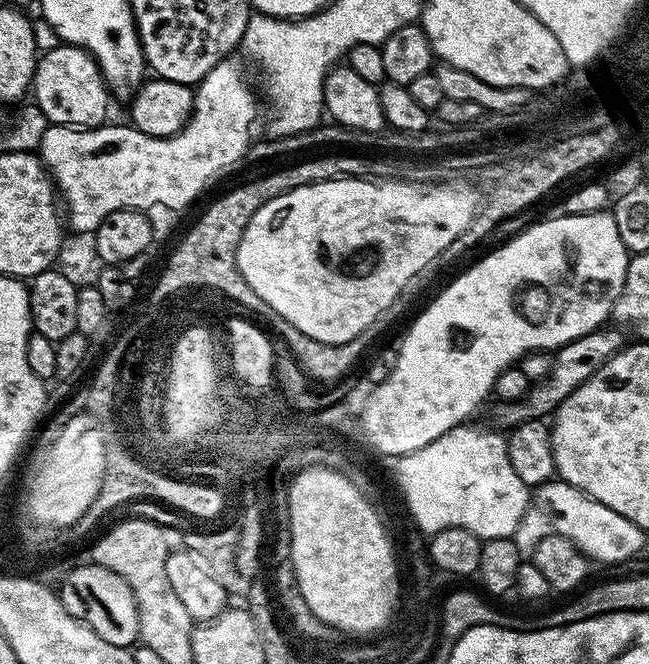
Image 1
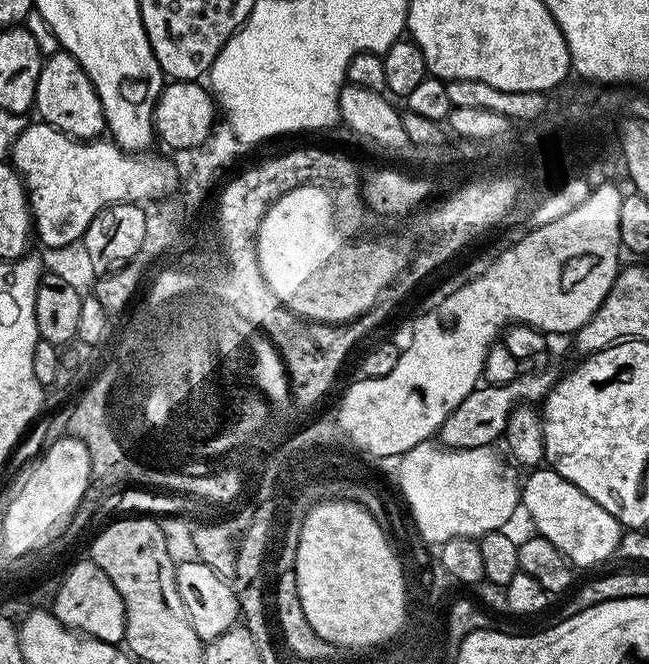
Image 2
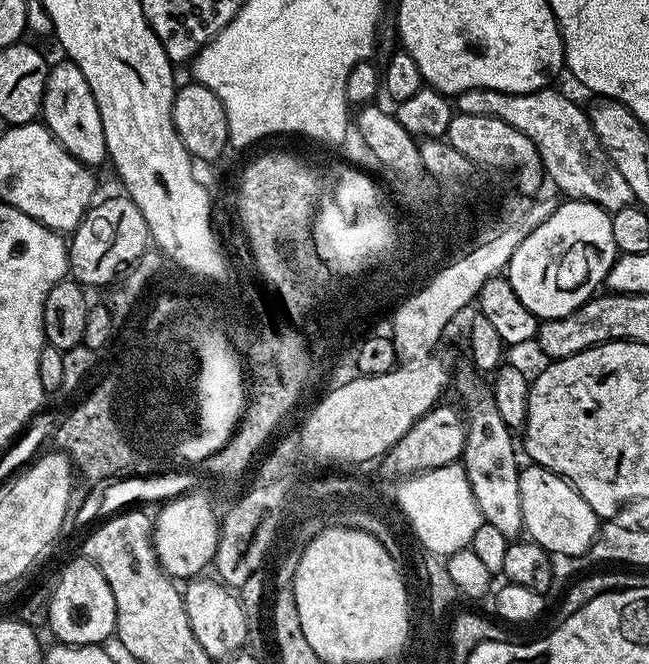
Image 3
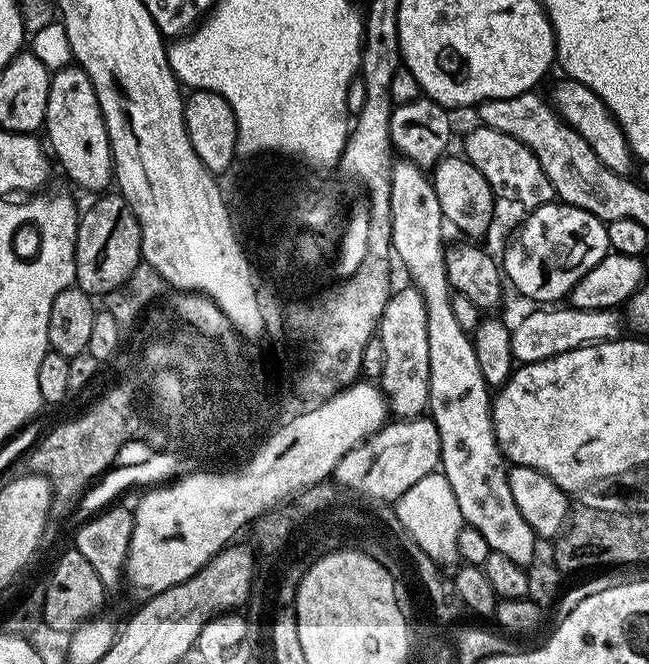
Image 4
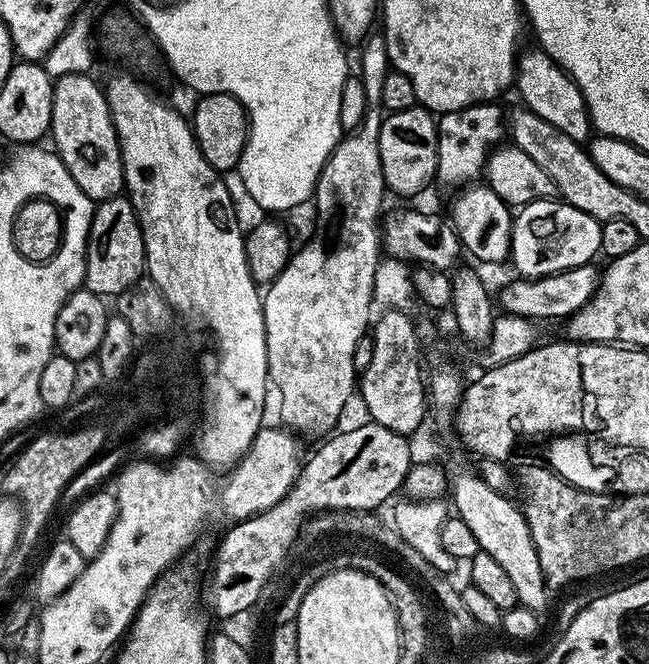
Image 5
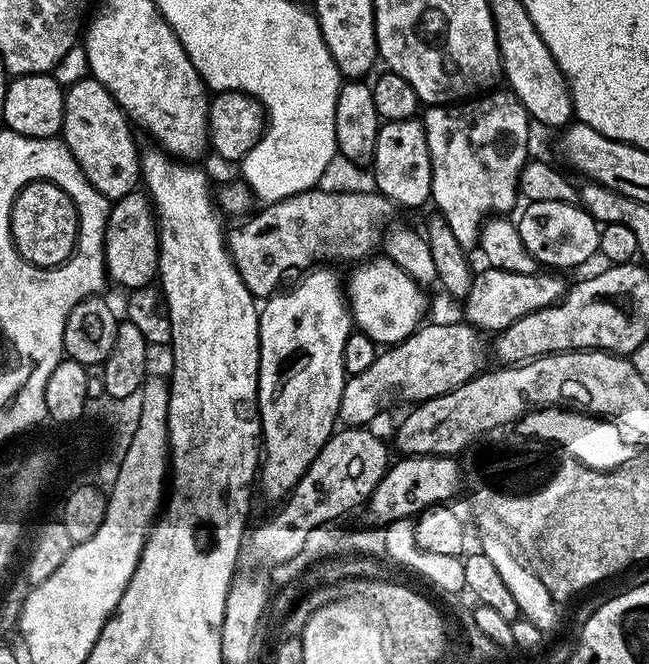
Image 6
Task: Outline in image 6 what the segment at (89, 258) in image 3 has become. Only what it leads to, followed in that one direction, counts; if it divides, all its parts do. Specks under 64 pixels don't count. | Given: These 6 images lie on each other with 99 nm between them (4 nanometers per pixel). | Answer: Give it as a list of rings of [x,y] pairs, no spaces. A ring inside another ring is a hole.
[[[140,190],[126,194],[121,200],[115,201],[108,210],[106,234],[104,235],[104,265],[108,271],[109,281],[113,285],[121,284],[124,290],[147,288],[157,279],[159,263],[160,238],[151,199]]]

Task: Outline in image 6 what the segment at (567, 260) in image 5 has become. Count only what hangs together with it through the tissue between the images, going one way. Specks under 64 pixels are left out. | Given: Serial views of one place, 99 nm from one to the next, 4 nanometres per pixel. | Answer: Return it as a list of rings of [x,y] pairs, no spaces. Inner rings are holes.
[[[531,202],[527,207],[518,216],[518,227],[522,242],[536,259],[537,265],[547,266],[552,270],[576,268],[599,253],[601,225],[579,203]]]

